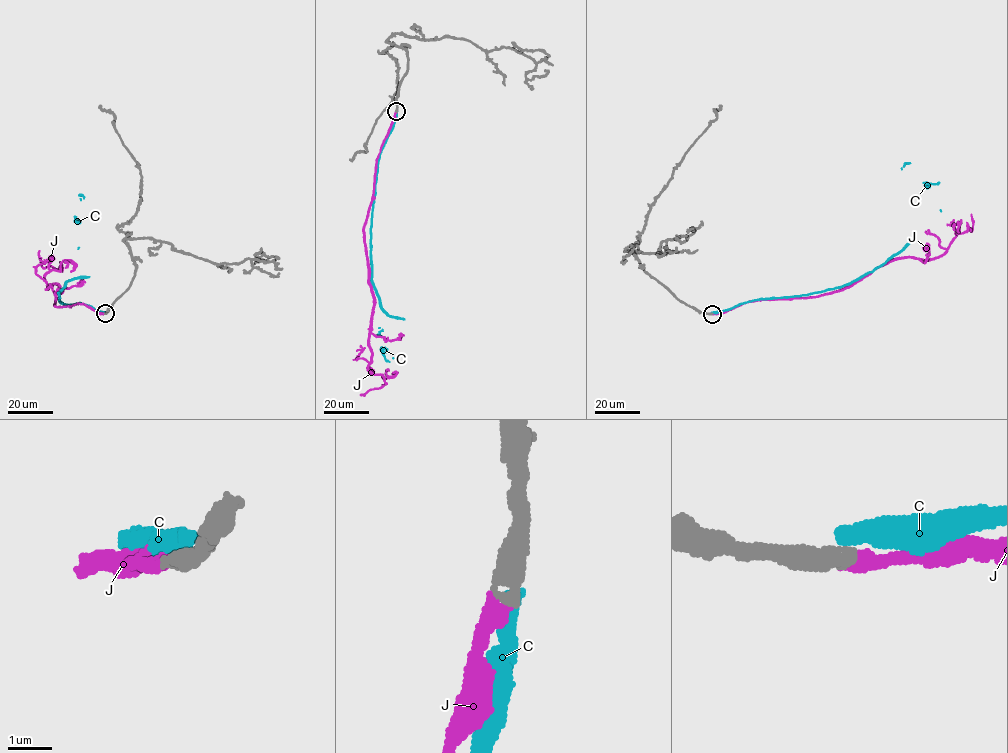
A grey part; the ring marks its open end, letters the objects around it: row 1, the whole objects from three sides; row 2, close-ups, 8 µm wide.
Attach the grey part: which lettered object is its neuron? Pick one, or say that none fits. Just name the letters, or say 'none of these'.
J

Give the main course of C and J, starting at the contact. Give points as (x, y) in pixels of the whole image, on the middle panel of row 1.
C: (396, 111), (378, 159), (370, 237), (371, 276), (379, 304), (390, 316), (401, 319), (382, 353), (382, 329)
J: (396, 111), (377, 159), (364, 227), (374, 301), (367, 368), (386, 383), (361, 394)

